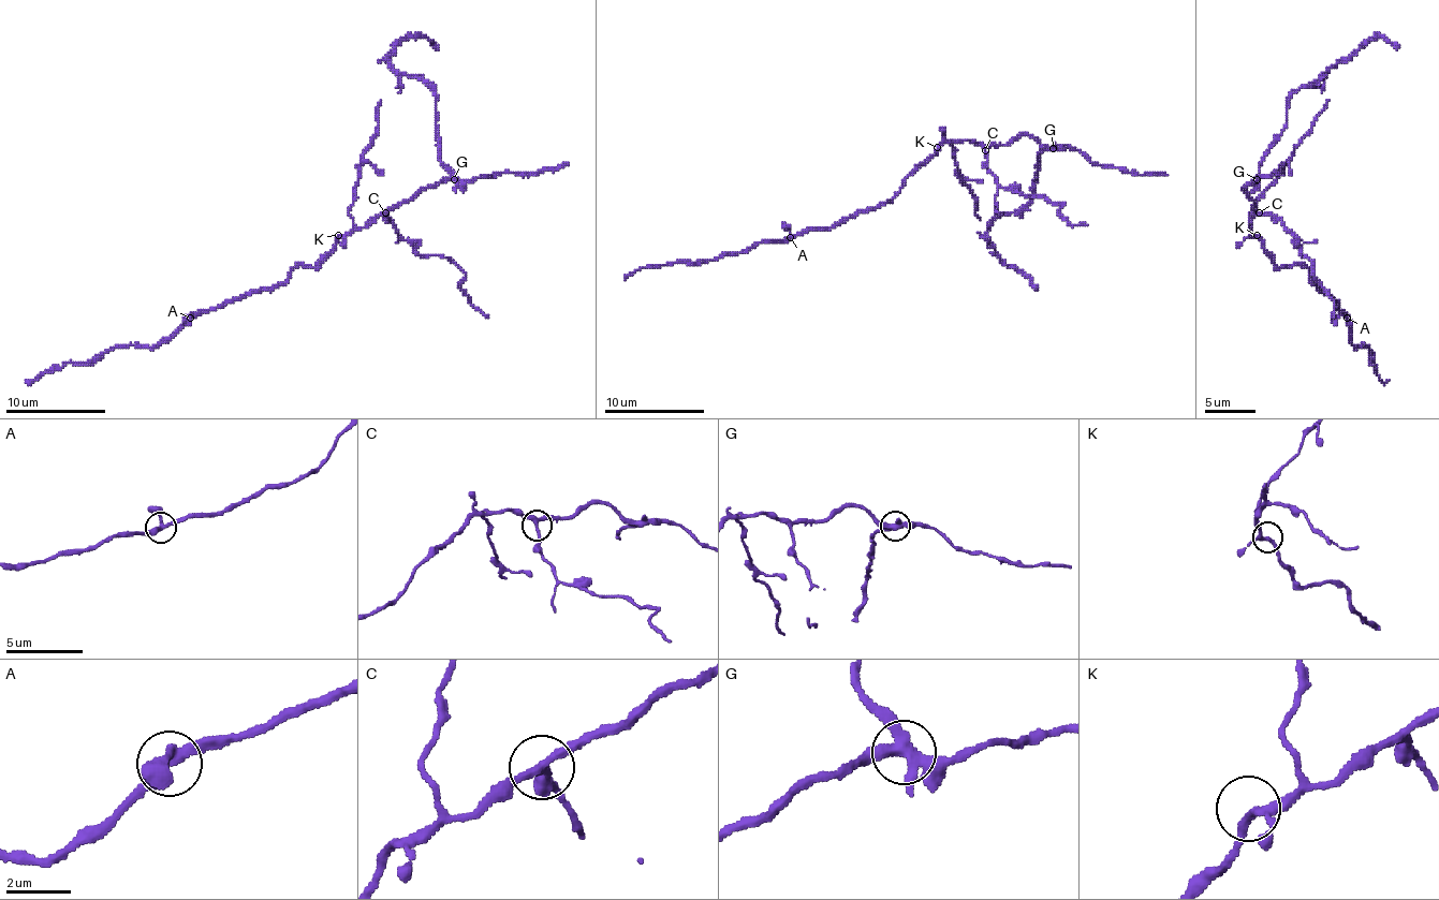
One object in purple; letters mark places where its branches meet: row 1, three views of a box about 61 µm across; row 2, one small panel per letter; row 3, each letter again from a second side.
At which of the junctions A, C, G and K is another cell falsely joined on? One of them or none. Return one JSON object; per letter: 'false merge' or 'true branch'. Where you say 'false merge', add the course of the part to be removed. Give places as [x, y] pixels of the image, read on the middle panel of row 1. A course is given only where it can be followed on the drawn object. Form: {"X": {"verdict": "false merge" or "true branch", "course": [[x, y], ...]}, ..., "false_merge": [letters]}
{"A": {"verdict": "true branch"}, "C": {"verdict": "true branch"}, "G": {"verdict": "false merge", "course": [[1053, 147], [1040, 155], [1034, 185], [1025, 205], [1002, 212], [987, 230], [987, 242], [1038, 288]]}, "K": {"verdict": "true branch"}, "false_merge": ["G"]}

